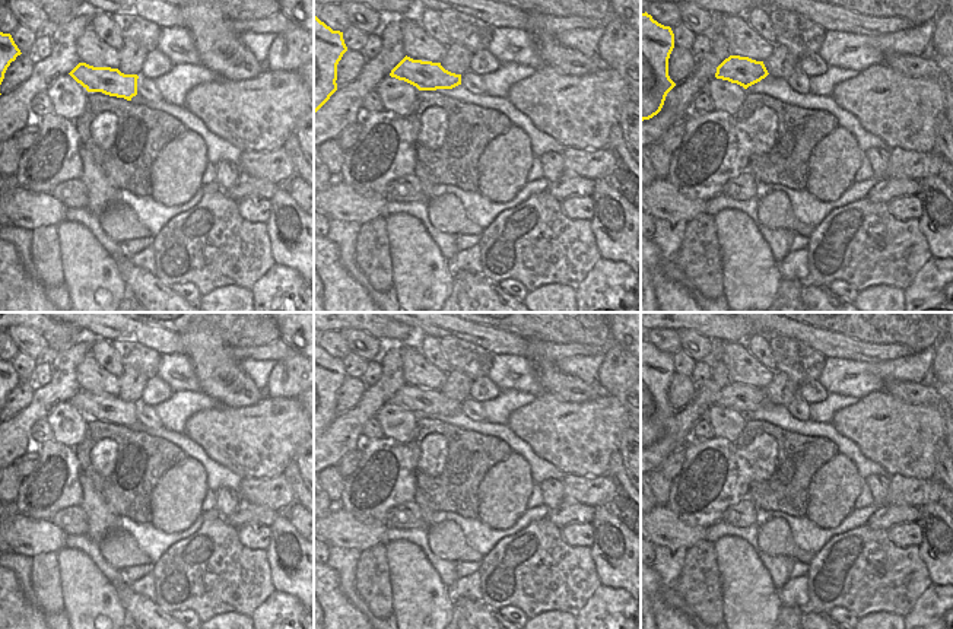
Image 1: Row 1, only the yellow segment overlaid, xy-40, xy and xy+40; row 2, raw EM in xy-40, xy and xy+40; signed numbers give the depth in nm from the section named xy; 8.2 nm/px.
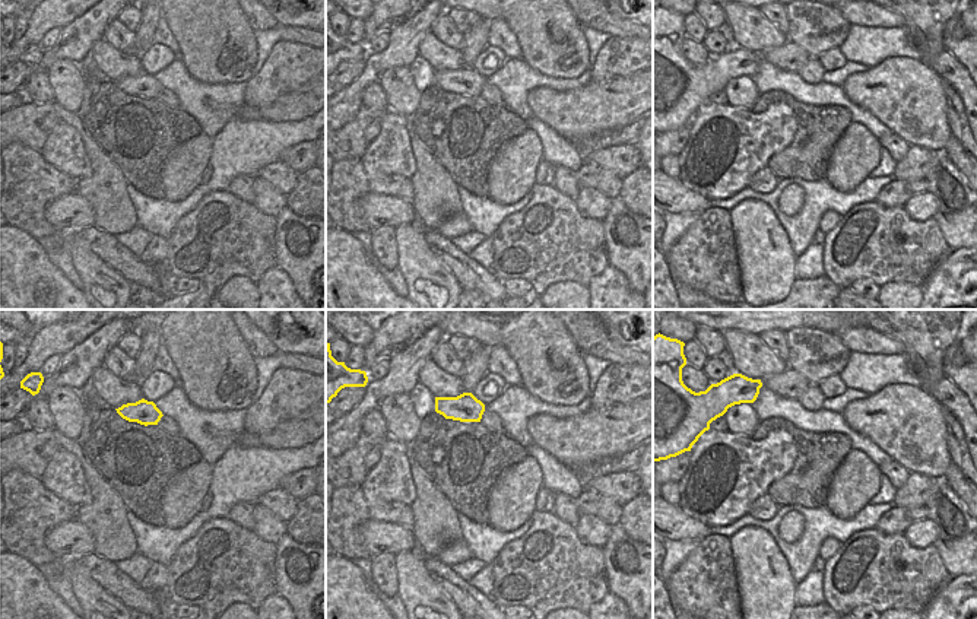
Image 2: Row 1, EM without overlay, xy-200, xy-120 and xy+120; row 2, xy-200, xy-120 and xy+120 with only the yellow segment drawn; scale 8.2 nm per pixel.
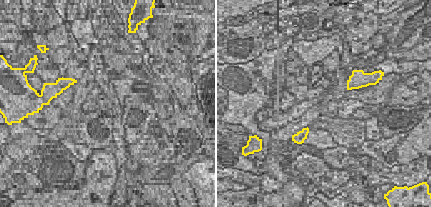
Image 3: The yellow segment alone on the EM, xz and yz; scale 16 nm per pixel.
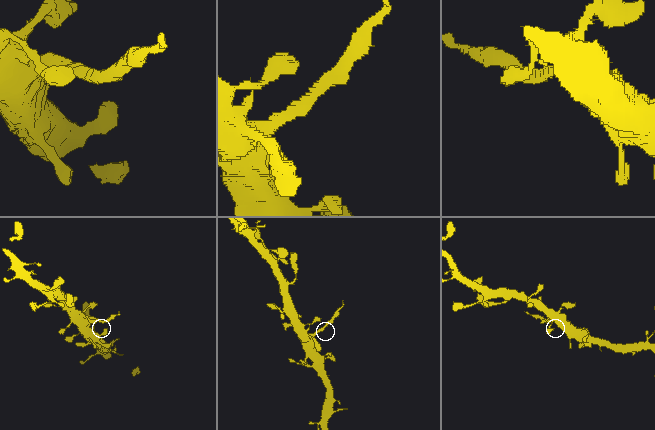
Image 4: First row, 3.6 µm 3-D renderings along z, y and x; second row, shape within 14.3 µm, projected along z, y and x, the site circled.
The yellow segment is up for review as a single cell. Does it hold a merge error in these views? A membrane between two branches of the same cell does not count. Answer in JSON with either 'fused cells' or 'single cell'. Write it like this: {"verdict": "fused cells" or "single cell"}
{"verdict": "fused cells"}

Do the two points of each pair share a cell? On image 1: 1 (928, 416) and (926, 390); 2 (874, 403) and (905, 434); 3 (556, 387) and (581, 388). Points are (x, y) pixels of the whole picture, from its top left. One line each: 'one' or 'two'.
1: two
2: one
3: one

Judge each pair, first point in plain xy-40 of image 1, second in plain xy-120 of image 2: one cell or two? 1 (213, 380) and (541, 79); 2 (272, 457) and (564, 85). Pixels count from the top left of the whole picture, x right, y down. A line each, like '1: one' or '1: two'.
1: two
2: two

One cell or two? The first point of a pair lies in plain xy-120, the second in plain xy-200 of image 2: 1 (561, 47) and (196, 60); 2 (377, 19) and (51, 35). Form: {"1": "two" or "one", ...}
{"1": "one", "2": "two"}

